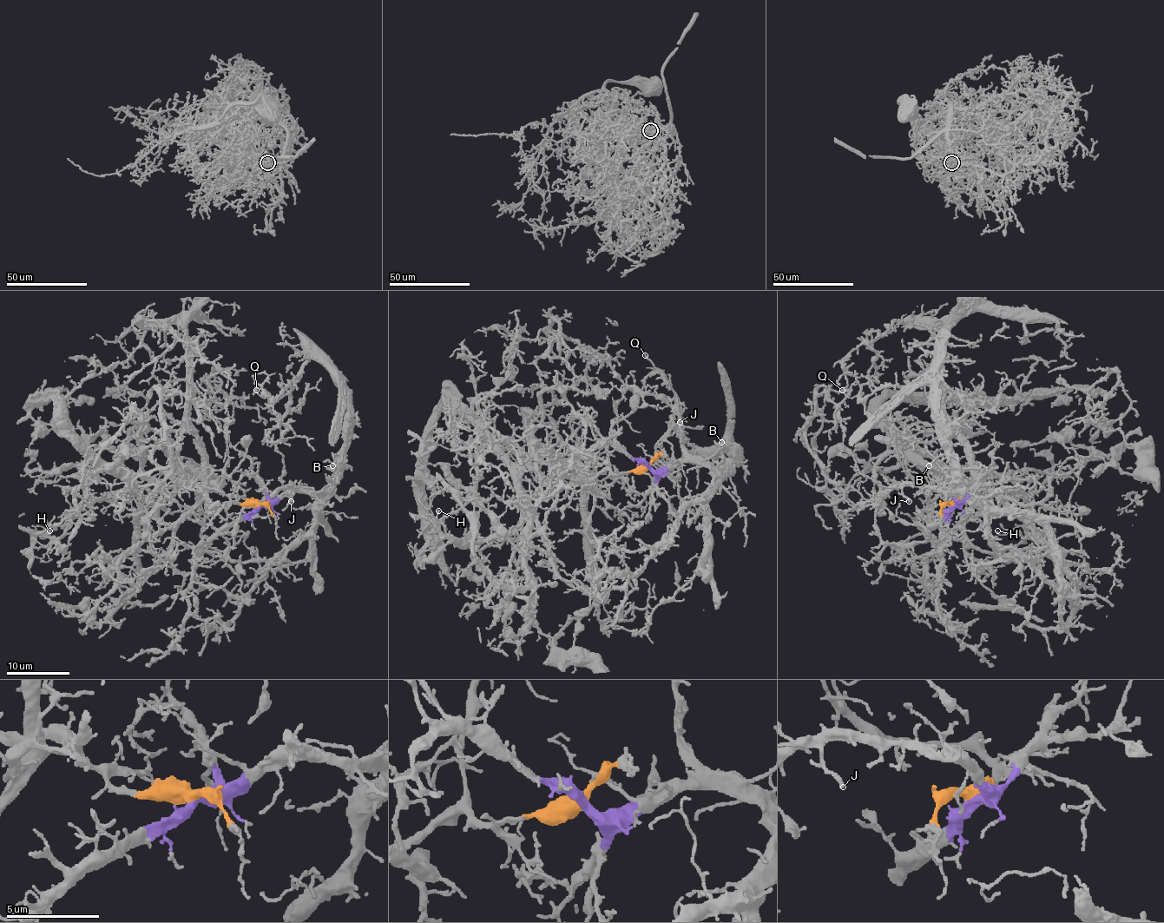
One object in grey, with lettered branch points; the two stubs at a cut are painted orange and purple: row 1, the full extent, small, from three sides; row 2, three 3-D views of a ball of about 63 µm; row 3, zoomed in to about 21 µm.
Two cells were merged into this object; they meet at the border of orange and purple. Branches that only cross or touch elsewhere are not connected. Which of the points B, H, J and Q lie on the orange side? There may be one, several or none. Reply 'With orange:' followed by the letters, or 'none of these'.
With orange: H

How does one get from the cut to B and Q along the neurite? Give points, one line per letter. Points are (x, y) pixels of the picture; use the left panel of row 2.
B: (260, 506), (274, 504), (287, 492), (320, 492), (330, 483), (336, 454), (333, 456), (333, 465)
Q: (260, 506), (330, 483), (347, 433), (347, 391), (308, 360), (279, 395), (255, 389)

